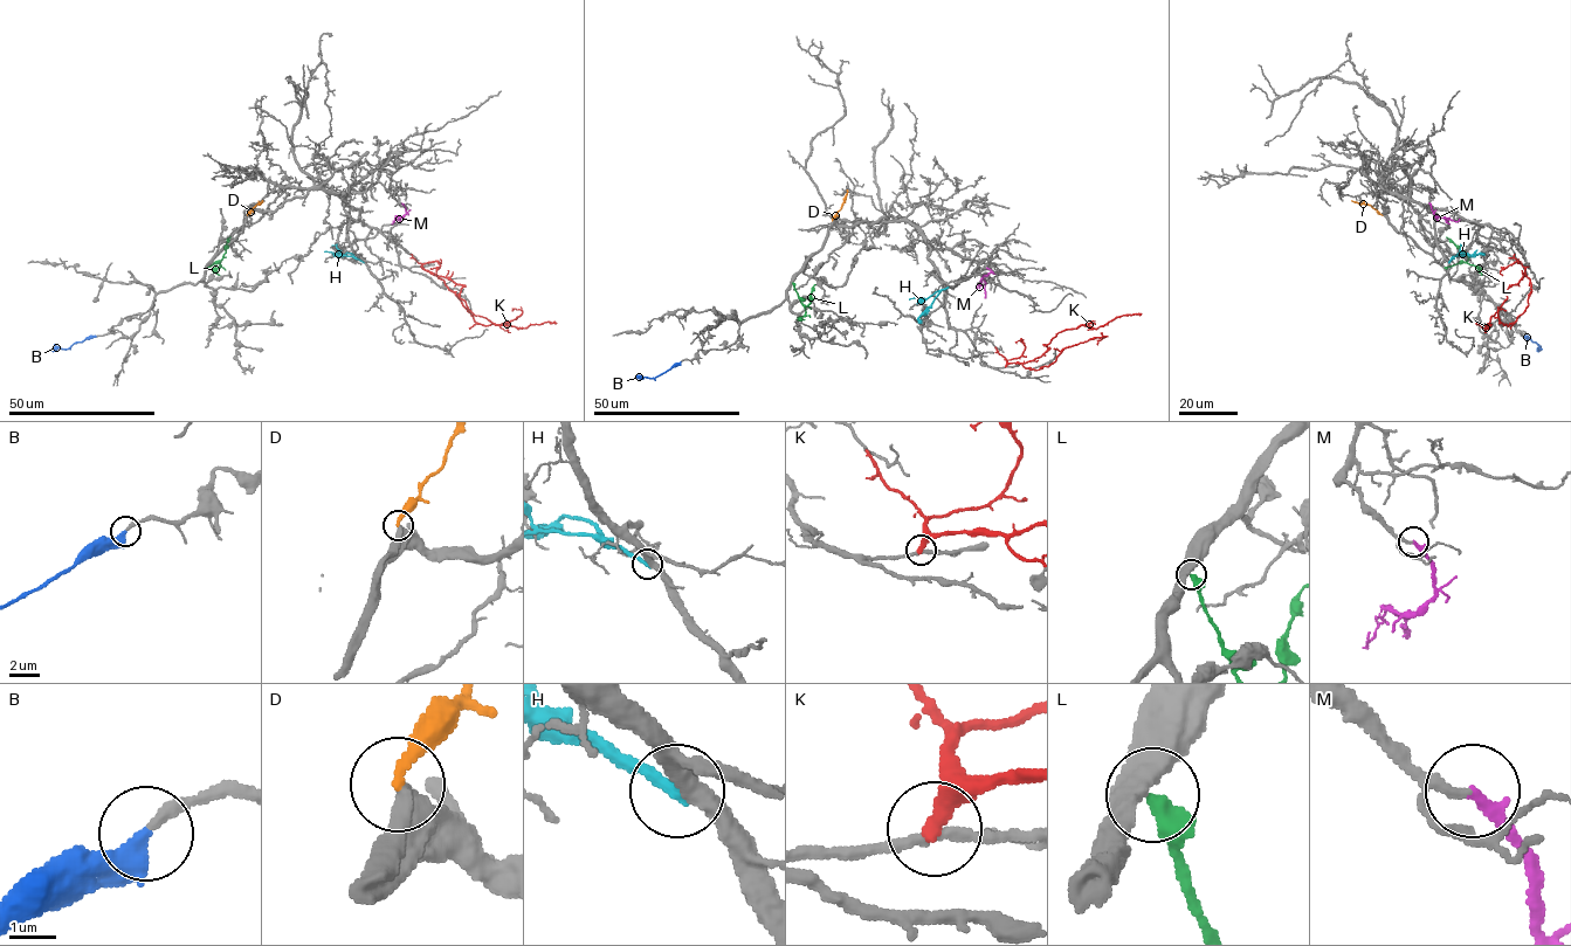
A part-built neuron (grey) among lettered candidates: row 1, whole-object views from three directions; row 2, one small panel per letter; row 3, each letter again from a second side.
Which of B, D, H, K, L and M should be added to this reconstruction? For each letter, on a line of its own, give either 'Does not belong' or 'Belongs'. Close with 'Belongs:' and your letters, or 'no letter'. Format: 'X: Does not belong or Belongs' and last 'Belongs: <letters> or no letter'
B: Belongs
D: Does not belong
H: Does not belong
K: Does not belong
L: Does not belong
M: Belongs
Belongs: B, M

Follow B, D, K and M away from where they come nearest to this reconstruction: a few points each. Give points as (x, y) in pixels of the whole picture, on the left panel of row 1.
B: (96, 337), (52, 351)
D: (247, 214), (262, 200)
K: (421, 267), (461, 284), (460, 297), (475, 315), (519, 328), (556, 323)
M: (401, 202), (405, 213), (398, 216), (400, 222), (399, 219)

